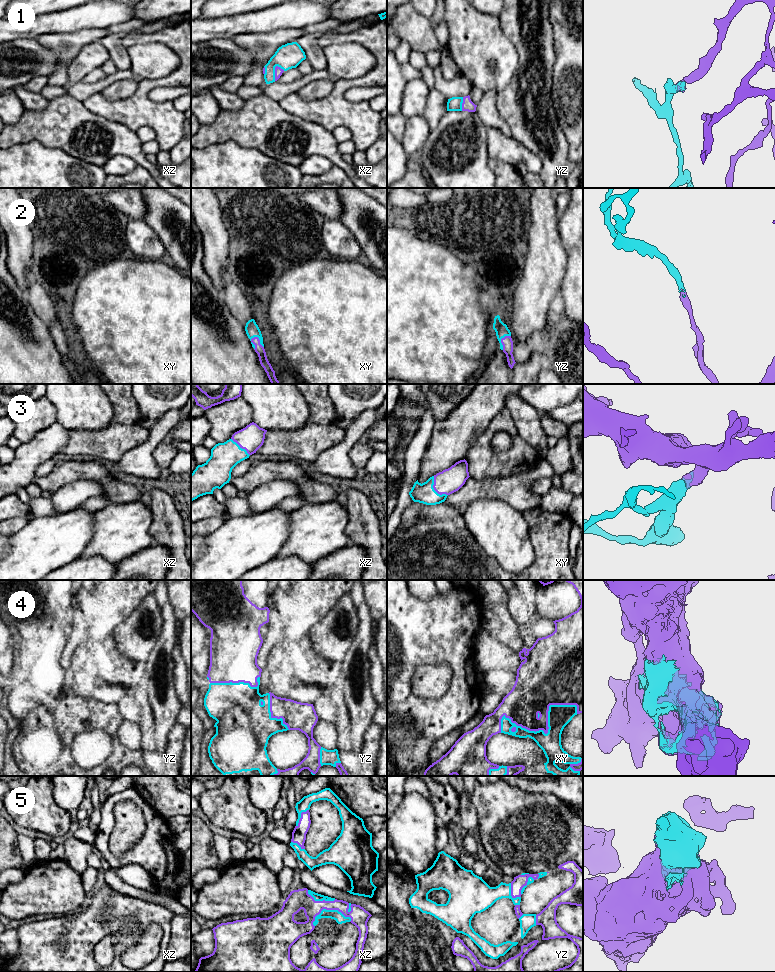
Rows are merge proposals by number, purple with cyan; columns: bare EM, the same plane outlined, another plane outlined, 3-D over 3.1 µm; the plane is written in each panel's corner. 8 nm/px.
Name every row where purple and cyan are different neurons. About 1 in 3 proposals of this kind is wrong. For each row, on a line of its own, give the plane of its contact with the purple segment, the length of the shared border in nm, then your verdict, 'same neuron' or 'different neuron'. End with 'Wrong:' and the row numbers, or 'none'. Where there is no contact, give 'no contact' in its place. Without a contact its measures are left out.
1: meets purple in xz; contact 130 nm long; same neuron
2: meets purple in xy; contact 130 nm long; same neuron
3: meets purple in xy; contact 200 nm long; same neuron
4: meets purple in xy; contact 650 nm long; same neuron
5: meets purple in xz; contact 320 nm long; same neuron
Wrong: none

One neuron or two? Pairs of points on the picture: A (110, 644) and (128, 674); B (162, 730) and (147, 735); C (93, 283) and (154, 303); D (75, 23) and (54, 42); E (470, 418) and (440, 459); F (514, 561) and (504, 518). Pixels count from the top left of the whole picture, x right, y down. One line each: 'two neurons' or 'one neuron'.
A: one neuron
B: two neurons
C: one neuron
D: two neurons
E: one neuron
F: one neuron

